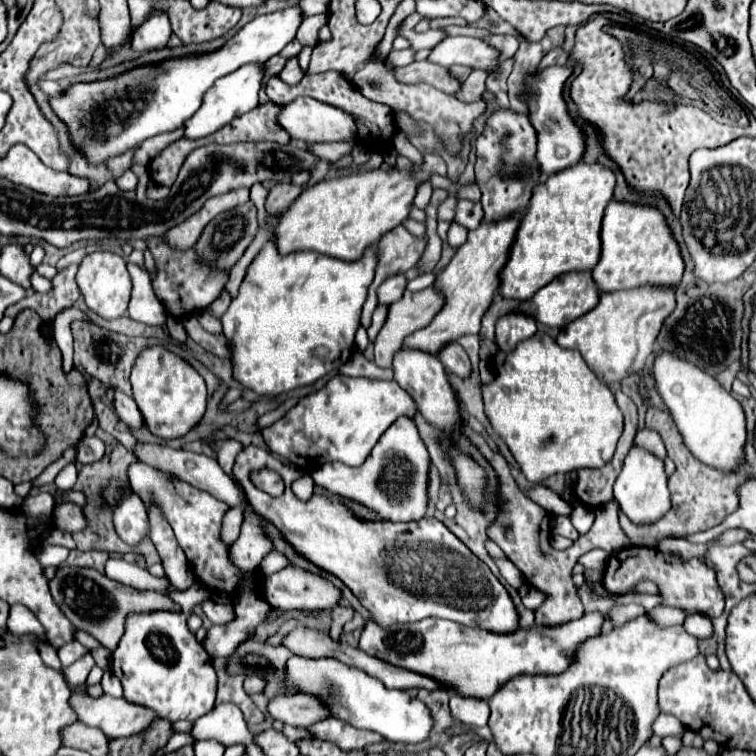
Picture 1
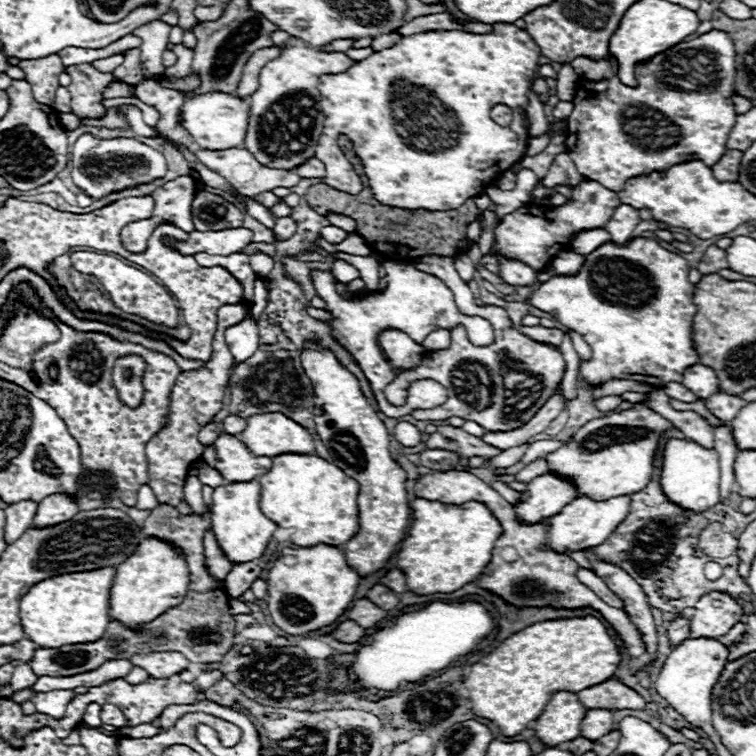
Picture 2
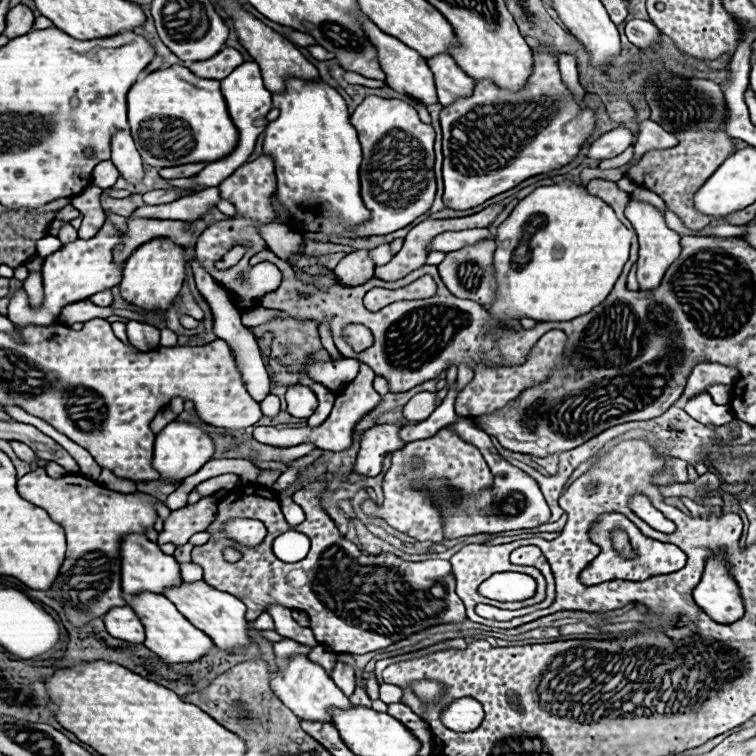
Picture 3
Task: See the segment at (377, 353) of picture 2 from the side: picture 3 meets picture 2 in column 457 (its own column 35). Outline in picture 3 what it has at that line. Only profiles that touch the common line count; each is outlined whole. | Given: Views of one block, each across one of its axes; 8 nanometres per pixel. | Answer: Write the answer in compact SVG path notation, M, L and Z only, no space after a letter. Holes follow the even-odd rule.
M106 220L102 230L94 238L88 238L88 240L78 238L76 242L64 244L58 252L44 258L44 264L42 264L44 300L42 300L42 304L38 308L30 306L28 298L24 298L24 290L18 288L10 296L6 316L18 326L28 326L28 324L50 326L50 324L54 324L54 320L58 320L64 306L68 306L72 302L86 300L100 290L118 285L122 279L123 264L121 266L112 264L112 250L120 240L122 240L122 232L116 226L112 226L112 222Z

